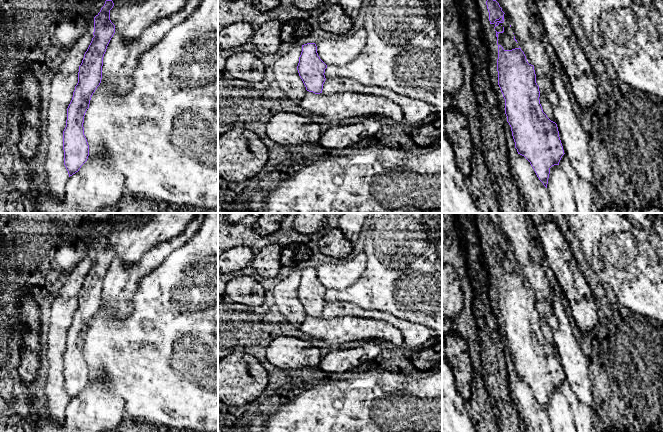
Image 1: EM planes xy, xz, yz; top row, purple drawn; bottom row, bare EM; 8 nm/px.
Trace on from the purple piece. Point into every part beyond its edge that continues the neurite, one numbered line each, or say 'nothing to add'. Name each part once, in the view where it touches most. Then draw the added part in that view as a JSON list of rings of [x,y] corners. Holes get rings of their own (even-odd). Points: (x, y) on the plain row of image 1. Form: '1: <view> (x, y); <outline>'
nothing to add

